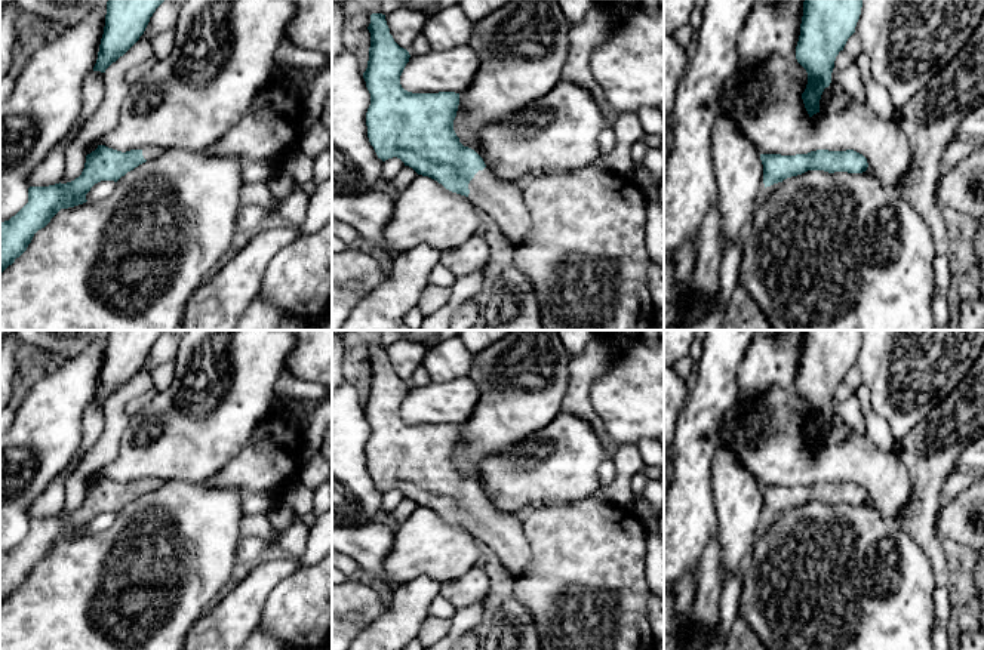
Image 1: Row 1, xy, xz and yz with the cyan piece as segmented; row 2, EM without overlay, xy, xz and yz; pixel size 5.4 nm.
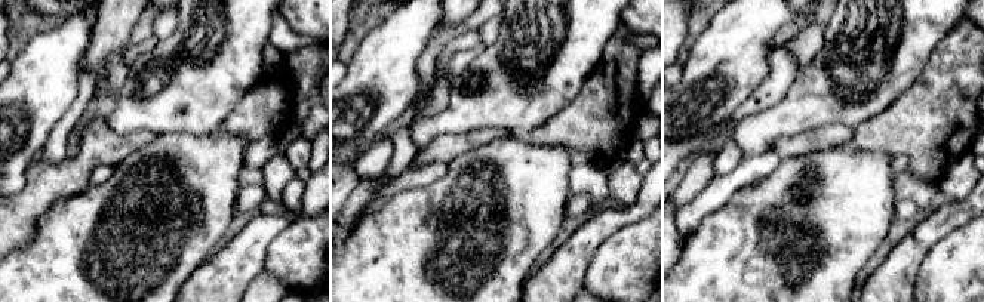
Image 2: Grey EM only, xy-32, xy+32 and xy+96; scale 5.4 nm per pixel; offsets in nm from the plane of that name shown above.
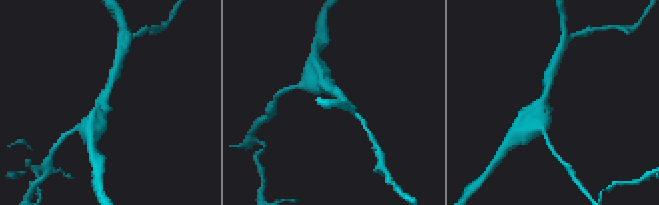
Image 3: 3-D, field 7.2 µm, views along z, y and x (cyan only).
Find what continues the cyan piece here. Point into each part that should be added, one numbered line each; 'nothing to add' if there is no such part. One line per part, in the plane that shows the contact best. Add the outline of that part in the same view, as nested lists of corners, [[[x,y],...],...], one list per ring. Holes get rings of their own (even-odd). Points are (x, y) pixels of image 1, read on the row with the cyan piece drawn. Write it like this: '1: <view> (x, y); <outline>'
1: xz (503, 200); [[[485,167],[470,181],[468,190],[468,200],[496,221],[499,231],[513,246],[531,240],[531,215],[523,201],[522,185],[498,181]]]

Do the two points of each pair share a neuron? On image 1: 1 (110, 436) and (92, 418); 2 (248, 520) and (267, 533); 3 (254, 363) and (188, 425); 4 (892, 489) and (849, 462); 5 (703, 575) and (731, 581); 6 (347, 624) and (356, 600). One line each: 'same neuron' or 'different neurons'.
1: different neurons
2: same neuron
3: same neuron
4: same neuron
5: different neurons
6: different neurons

